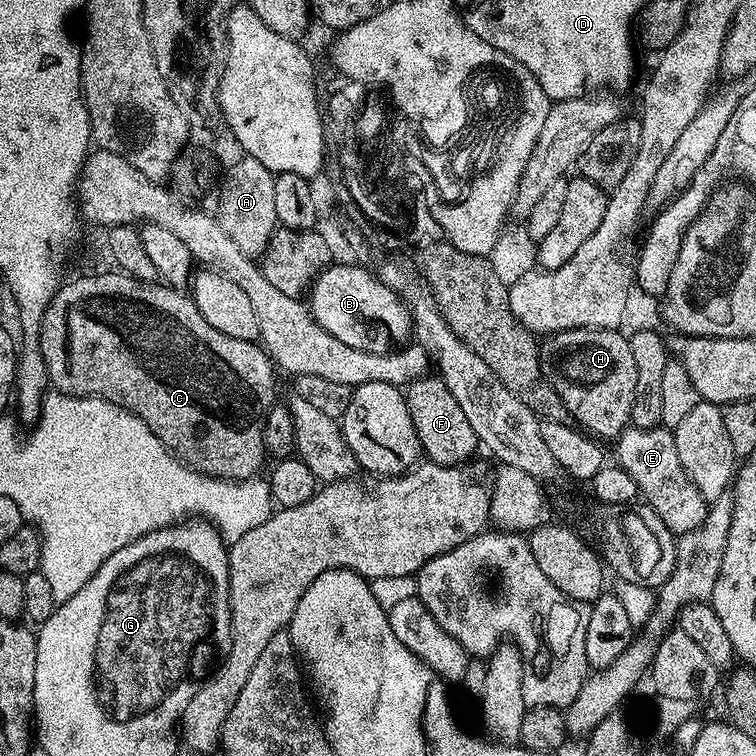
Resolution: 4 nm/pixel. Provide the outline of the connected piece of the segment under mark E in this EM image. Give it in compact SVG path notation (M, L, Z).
M633 428L624 429L615 437L616 444L615 463L630 478L634 478L639 495L643 503L649 504L666 522L666 526L673 534L689 532L694 526L700 526L708 513L709 501L705 500L702 493L690 482L686 470L682 470L682 462L678 459L678 446L676 437L669 429L659 428Z

